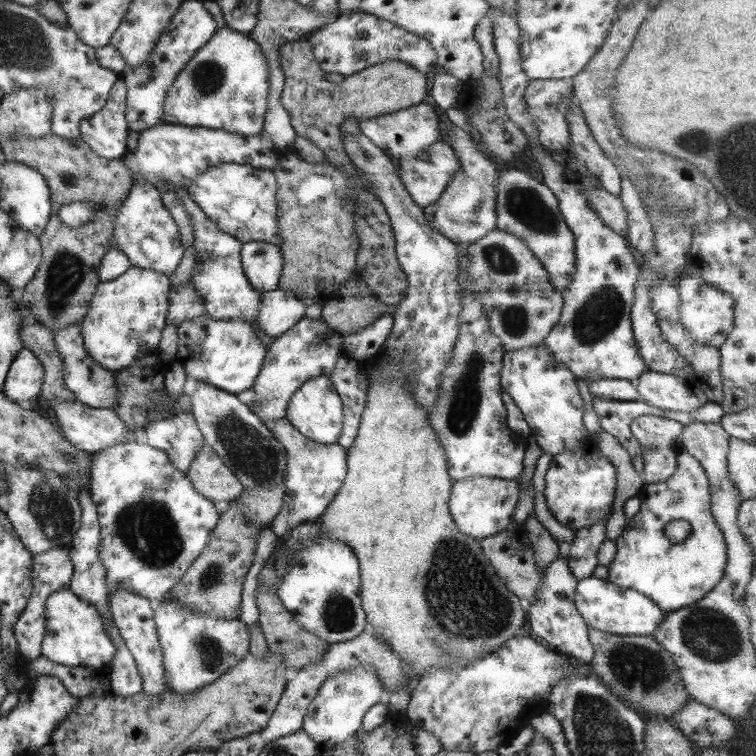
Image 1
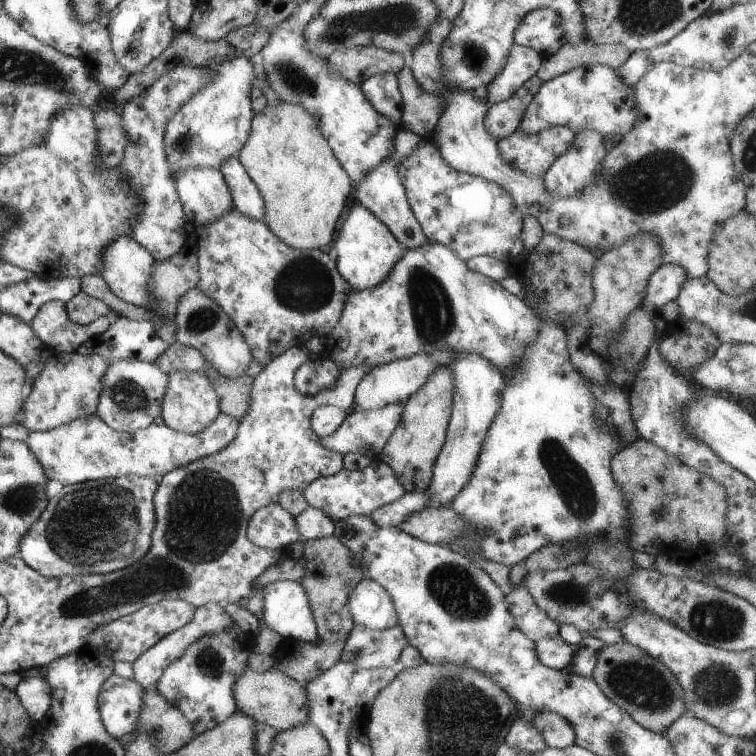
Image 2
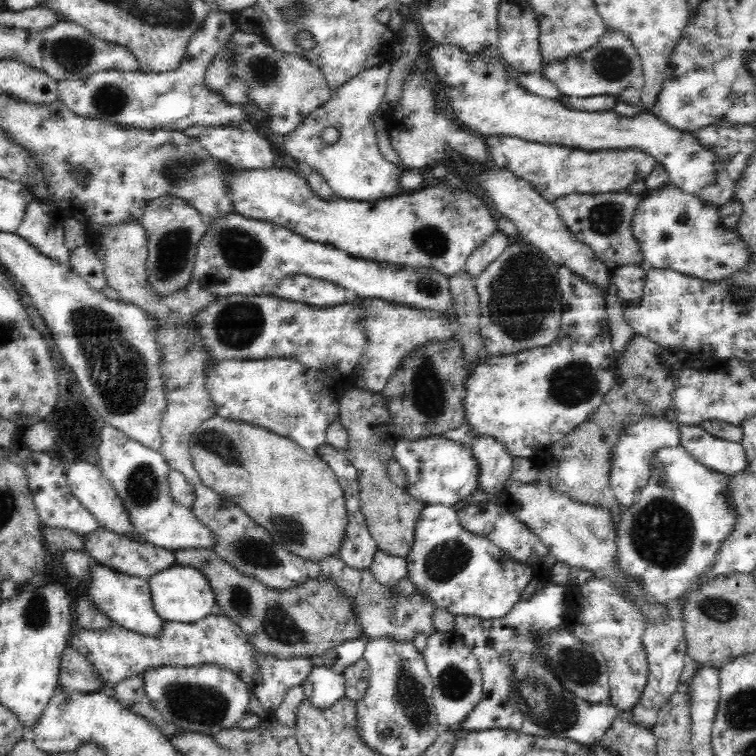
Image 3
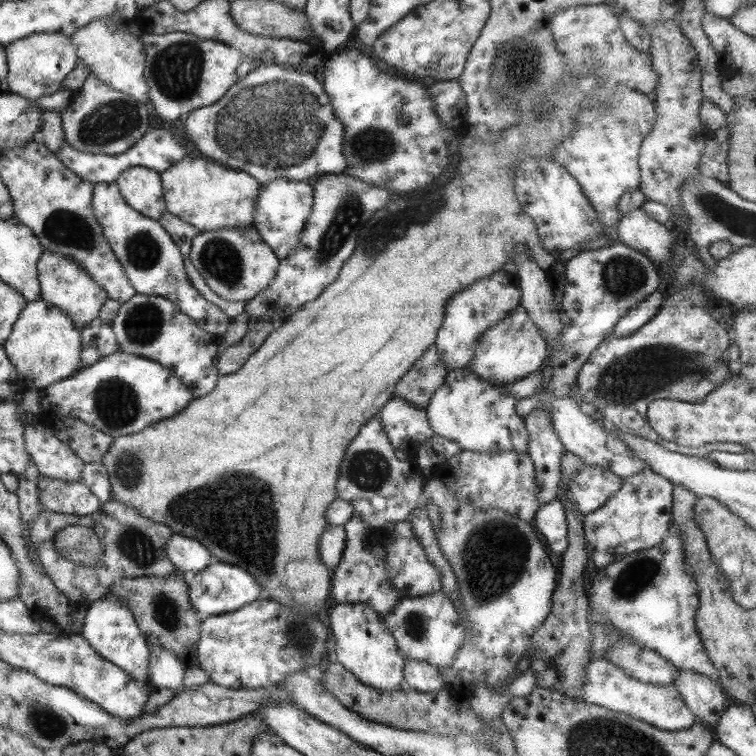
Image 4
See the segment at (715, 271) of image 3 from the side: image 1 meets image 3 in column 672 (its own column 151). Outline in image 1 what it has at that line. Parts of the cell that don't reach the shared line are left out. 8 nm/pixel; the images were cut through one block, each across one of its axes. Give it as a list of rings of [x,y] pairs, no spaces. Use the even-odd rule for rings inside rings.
[[[132,172],[131,176],[132,186],[126,199],[113,211],[113,246],[129,259],[131,267],[154,270],[168,277],[177,268],[185,249],[180,243],[178,226],[163,207],[161,191]]]

